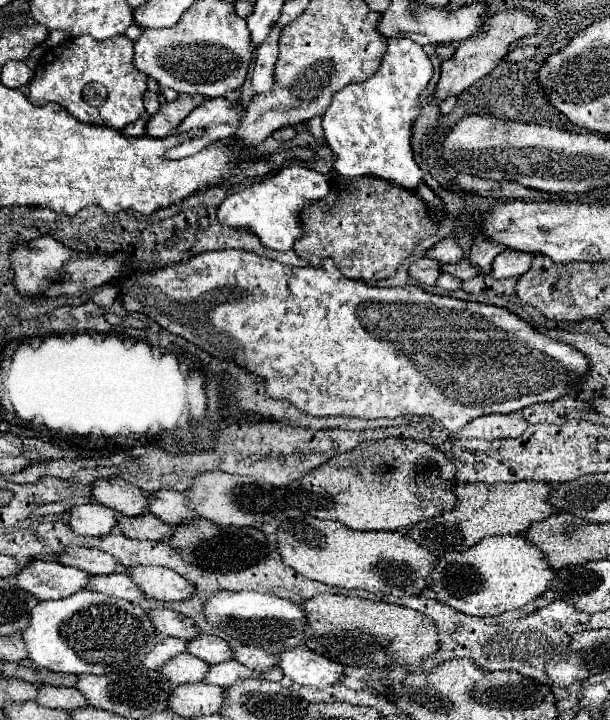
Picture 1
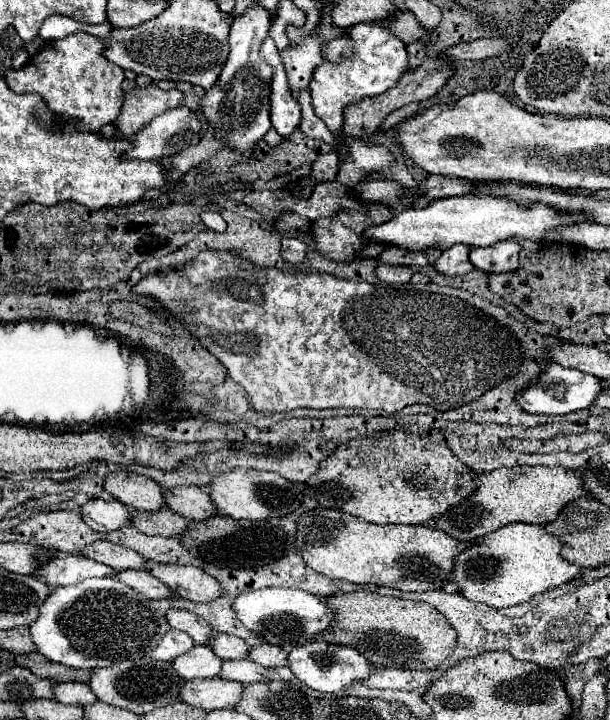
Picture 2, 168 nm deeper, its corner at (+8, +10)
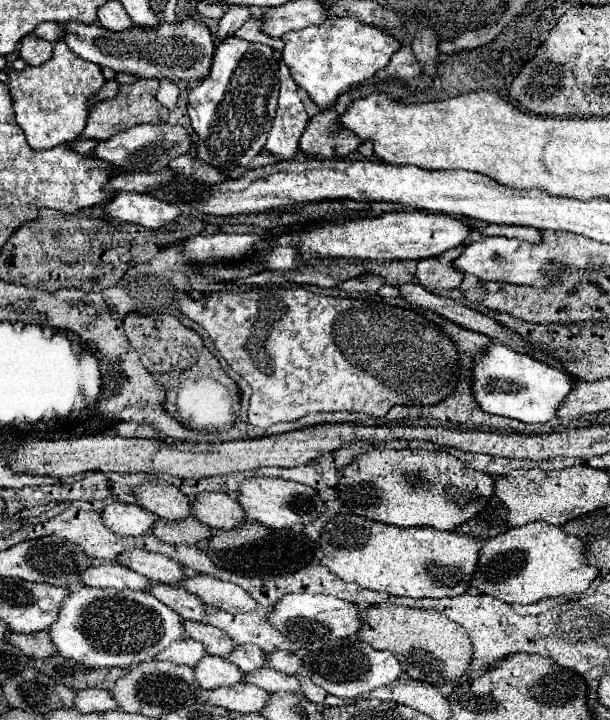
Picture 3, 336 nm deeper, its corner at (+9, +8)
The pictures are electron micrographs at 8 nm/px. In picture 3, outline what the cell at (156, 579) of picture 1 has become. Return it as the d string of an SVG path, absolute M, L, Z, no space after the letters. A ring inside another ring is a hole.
M194 574L186 576L180 584L200 600L204 600L206 606L214 606L226 612L250 612L256 608L254 598L240 586L224 582L214 576L206 574Z

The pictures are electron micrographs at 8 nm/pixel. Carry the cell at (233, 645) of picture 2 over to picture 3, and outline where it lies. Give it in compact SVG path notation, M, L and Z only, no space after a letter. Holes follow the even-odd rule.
M250 644L236 646L234 652L228 656L228 660L232 664L236 664L242 672L252 672L252 670L258 670L258 668L266 666L264 652L258 646L250 646Z

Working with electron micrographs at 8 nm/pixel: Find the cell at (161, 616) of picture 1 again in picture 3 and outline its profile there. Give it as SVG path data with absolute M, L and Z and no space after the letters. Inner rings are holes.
M186 620L182 624L184 624L184 632L190 638L202 642L208 654L226 658L232 652L234 642L232 642L230 636L226 636L226 632L222 632L222 630L218 630L218 628L210 626L210 624L198 624L194 620Z

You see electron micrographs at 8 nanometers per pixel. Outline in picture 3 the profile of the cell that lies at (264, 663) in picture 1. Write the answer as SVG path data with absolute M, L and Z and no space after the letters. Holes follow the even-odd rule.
M278 650L272 654L266 654L266 664L282 674L296 674L296 670L302 666L302 660L292 652Z

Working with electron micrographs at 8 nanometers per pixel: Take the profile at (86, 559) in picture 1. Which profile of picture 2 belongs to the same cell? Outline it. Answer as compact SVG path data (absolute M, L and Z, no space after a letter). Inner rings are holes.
M99 540L99 542L93 542L89 544L85 550L83 550L85 556L97 560L97 562L103 562L115 570L147 570L149 568L149 562L143 554L131 550L131 548L123 548L119 544L113 544L113 542L107 542L107 540Z

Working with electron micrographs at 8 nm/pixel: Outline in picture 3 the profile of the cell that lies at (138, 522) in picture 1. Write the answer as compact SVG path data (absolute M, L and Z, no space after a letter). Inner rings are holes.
M188 516L186 520L180 522L158 518L150 532L158 536L162 542L170 542L170 544L198 544L212 536L212 530L204 524L198 524L194 516Z

